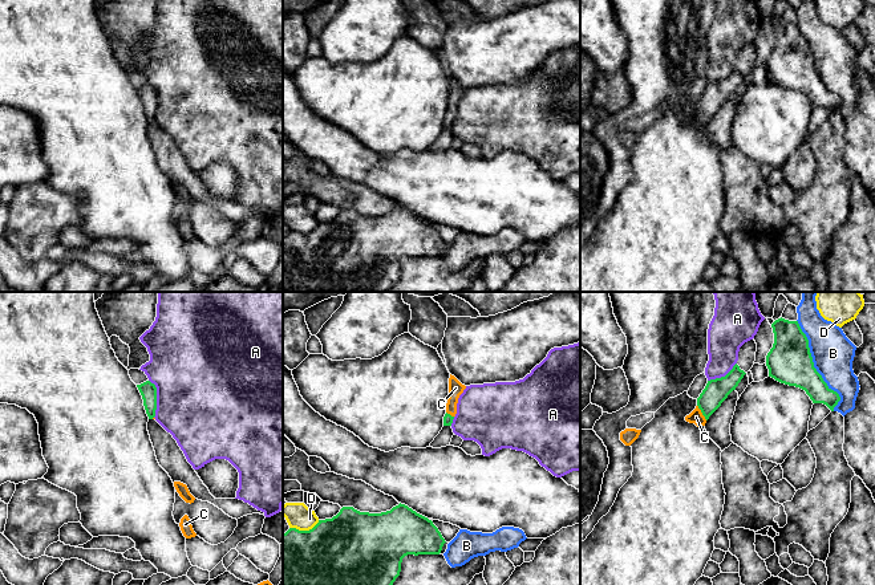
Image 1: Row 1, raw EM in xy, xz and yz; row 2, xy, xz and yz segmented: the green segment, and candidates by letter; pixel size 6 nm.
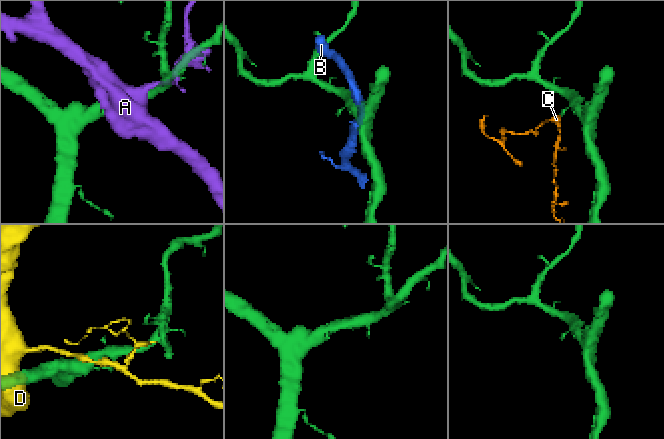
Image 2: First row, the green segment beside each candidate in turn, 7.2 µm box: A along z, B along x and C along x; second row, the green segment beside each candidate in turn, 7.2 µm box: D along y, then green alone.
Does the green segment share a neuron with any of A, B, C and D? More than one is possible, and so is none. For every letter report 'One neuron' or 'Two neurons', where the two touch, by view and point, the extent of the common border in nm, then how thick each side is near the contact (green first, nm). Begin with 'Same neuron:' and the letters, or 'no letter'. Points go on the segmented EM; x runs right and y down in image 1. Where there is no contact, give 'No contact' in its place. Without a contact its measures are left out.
Same neuron: C
A: Two neurons. Touches green at xy (156, 398). Shared border 240 nm. Thickness 100 nm (green) against 500 nm
B: Two neurons. Touches green at yz (813, 366). Shared border 600 nm. Thickness 280 nm (green) against 260 nm
C: One neuron. Touches green at yz (701, 411). Shared border 110 nm. Thickness 150 nm (green) against 90 nm
D: Two neurons. Touches green at xz (304, 531). Shared border 190 nm. Thickness 420 nm (green) against 160 nm

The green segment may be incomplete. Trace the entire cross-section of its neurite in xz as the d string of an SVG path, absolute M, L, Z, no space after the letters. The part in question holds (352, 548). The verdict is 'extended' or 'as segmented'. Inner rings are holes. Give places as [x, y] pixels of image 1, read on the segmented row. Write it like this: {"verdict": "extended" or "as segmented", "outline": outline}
{"verdict": "as segmented", "outline": "M405 504L381 513L343 507L336 516L319 520L309 531L289 528L283 533L283 585L393 585L405 556L439 554L445 543L432 520Z"}

